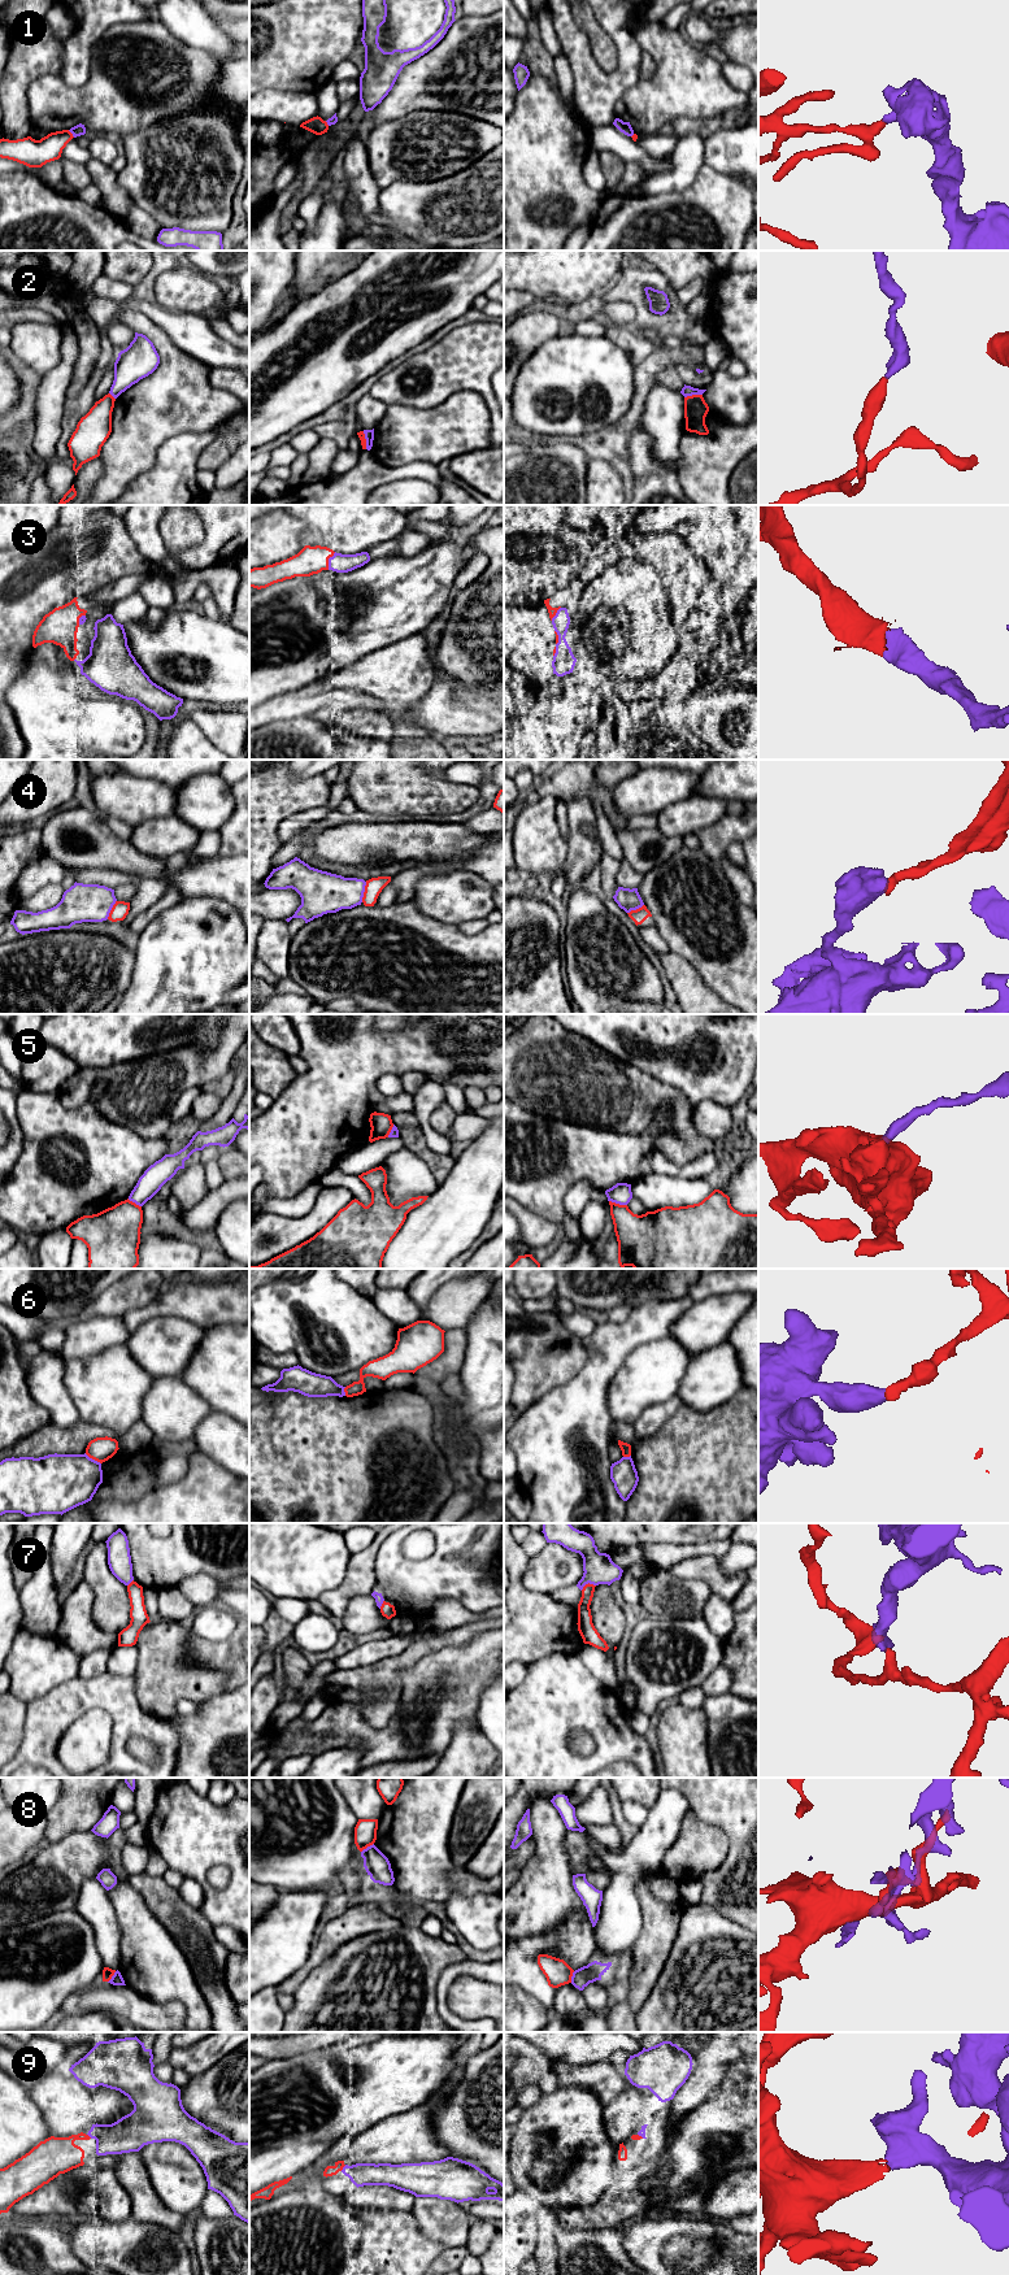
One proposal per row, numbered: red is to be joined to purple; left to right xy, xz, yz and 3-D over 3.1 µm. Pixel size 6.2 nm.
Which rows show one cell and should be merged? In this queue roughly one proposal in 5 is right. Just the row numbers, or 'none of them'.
3, 9

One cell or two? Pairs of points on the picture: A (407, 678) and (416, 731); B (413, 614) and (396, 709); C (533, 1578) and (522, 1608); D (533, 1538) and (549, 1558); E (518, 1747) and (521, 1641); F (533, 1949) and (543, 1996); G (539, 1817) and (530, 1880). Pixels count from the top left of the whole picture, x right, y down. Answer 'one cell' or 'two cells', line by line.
A: one cell
B: two cells
C: two cells
D: two cells
E: two cells
F: one cell
G: one cell

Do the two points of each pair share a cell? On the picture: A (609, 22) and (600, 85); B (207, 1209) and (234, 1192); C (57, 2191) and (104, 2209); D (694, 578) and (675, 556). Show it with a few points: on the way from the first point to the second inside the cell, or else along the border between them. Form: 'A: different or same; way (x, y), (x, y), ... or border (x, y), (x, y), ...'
A: same; way (625, 39), (625, 66), (617, 74)
B: same; way (213, 1204), (227, 1192)
C: same; way (69, 2201), (75, 2208), (78, 2205), (92, 2205)
D: different; border (686, 560), (672, 575)

